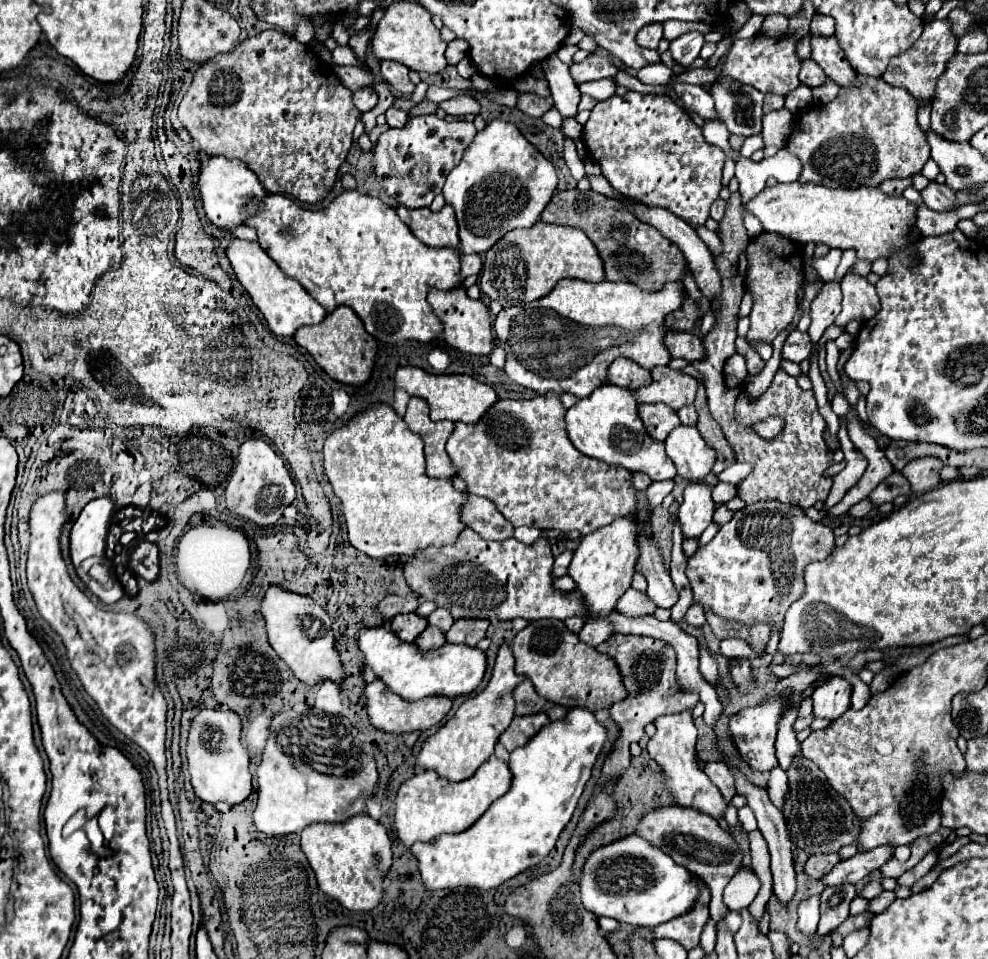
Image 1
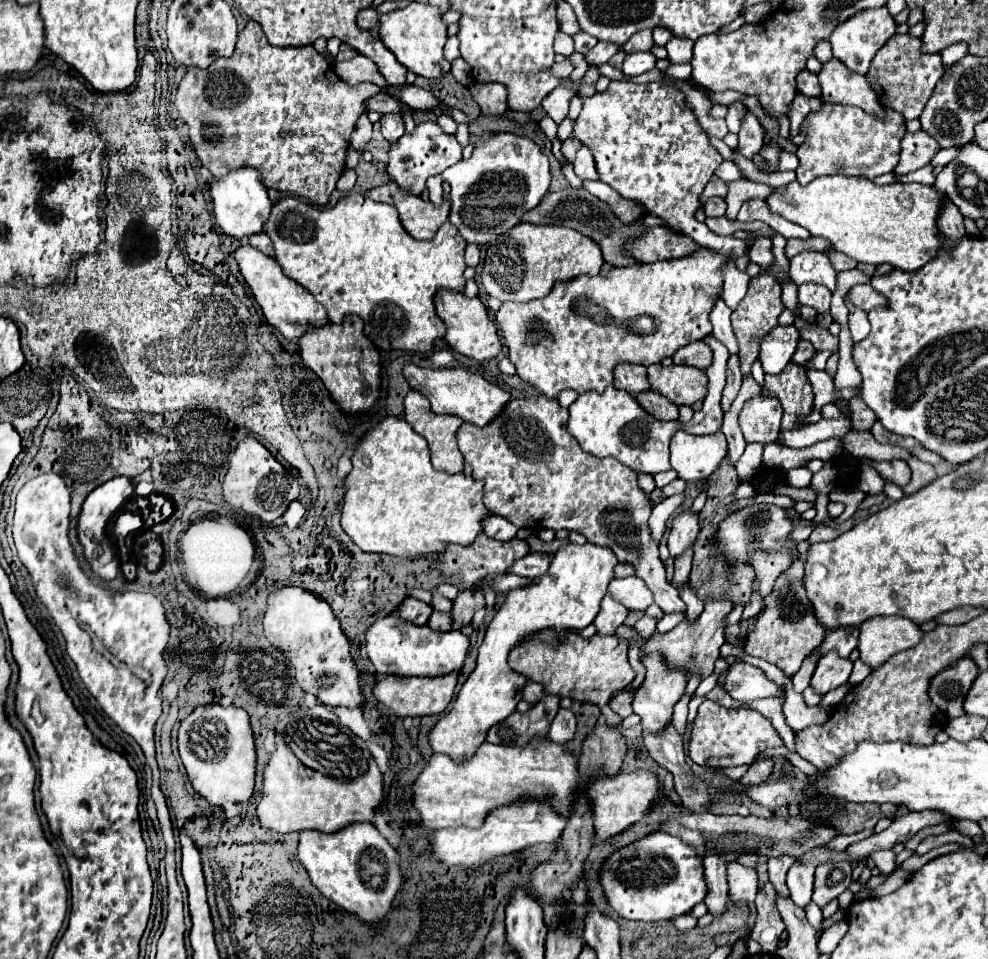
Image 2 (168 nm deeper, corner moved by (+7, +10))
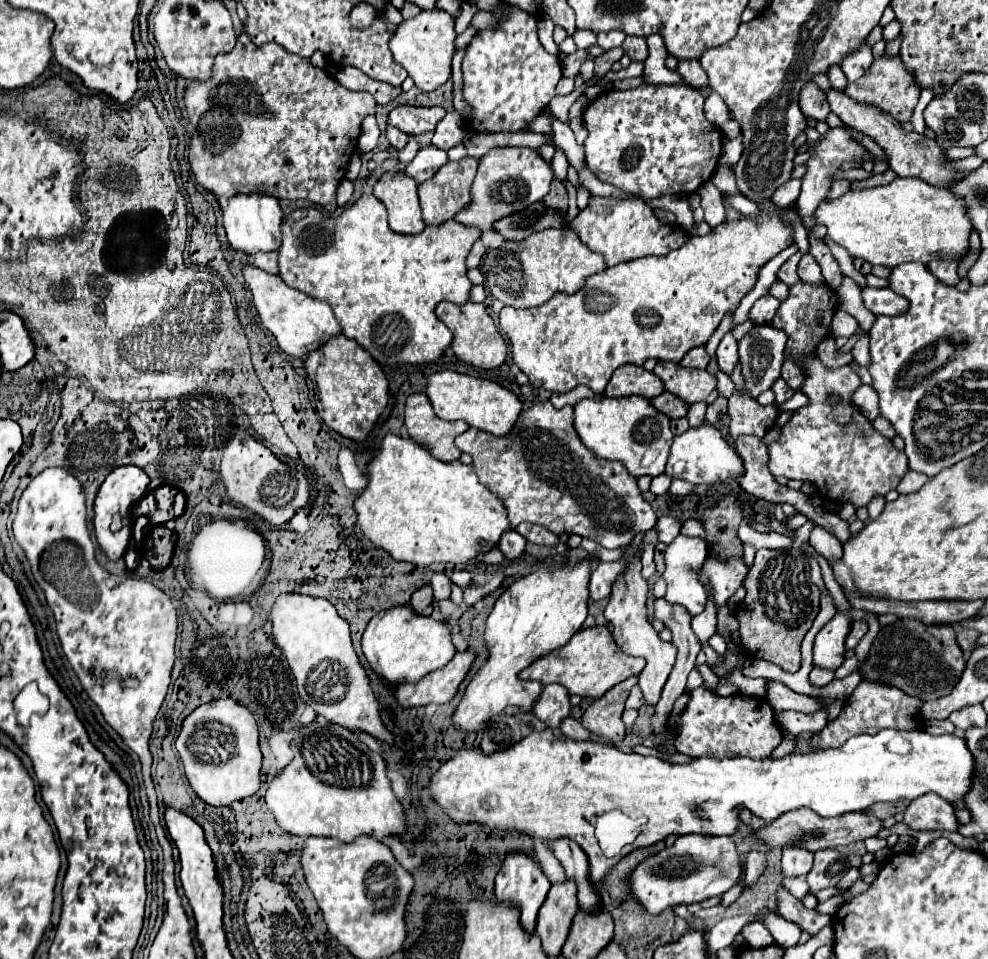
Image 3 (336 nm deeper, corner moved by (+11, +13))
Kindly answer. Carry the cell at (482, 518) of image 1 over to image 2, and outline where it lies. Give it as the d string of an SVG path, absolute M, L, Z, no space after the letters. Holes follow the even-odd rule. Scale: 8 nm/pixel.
M489 515L483 525L483 533L487 533L493 539L499 539L499 541L511 541L517 535L517 527L513 523L509 523L505 517Z

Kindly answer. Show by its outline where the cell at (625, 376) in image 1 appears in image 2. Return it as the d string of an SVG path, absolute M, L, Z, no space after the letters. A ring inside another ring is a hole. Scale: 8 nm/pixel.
M623 363L615 369L615 389L623 389L627 393L643 393L649 391L649 379L647 379L647 367L643 365L631 365L631 363Z

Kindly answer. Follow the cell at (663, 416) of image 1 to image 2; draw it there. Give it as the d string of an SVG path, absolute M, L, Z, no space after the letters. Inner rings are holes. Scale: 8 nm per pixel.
M647 391L647 393L639 393L637 395L639 405L643 405L643 409L647 409L647 413L651 413L657 419L677 419L679 417L679 407L675 403L671 403L667 397L663 397L657 391Z

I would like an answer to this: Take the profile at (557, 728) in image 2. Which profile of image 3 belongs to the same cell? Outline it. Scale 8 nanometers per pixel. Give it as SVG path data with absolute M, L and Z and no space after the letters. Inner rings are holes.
M573 718L561 720L559 732L561 732L565 738L573 738L573 740L589 740L587 730L581 726L581 722L577 722L577 720L573 720Z

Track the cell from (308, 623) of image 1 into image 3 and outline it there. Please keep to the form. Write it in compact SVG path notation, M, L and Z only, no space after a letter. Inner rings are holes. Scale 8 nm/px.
M281 594L271 610L273 638L285 654L293 670L299 696L311 704L317 714L329 722L349 730L363 730L383 742L393 742L393 736L381 724L379 704L369 686L369 678L353 650L349 624L337 614L335 606L325 598L305 594Z

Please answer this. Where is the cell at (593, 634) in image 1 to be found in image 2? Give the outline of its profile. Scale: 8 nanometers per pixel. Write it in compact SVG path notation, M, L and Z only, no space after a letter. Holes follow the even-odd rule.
M609 593L603 597L601 601L601 611L595 617L595 625L597 625L597 633L599 635L613 635L615 629L625 621L627 617L627 607L623 607L621 603L617 603Z

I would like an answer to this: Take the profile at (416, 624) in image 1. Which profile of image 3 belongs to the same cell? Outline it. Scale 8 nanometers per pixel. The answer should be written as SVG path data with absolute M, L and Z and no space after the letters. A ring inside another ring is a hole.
M429 584L423 586L423 588L419 588L419 590L411 596L411 608L413 608L415 614L419 614L419 616L429 616L429 614L433 612L431 602L433 602L433 590L431 590Z

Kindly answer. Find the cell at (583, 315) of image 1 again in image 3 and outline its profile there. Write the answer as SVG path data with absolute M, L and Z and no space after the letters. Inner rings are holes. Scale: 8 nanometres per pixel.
M759 210L759 216L757 218L747 218L747 216L741 216L741 220L727 220L723 222L721 226L713 228L711 234L707 236L691 236L689 242L677 250L673 250L671 254L667 256L647 256L647 258L639 258L639 260L631 260L631 262L623 262L623 264L617 264L613 268L607 268L595 276L589 276L585 286L579 288L575 294L555 294L551 300L547 300L543 306L537 306L537 308L511 308L511 306L505 306L499 314L499 326L503 330L503 334L507 334L509 342L511 342L511 356L513 356L513 362L519 366L521 372L527 374L529 382L537 388L545 388L549 392L569 392L573 390L575 386L579 384L585 384L589 386L595 394L603 394L607 382L611 380L611 374L623 366L623 364L635 364L635 366L643 366L645 360L649 358L657 358L657 360L669 360L669 362L679 362L685 352L693 346L701 346L709 340L709 336L715 332L715 328L719 326L721 318L725 316L725 312L729 310L735 310L739 306L739 300L753 288L755 284L755 278L757 278L757 272L761 270L763 264L767 264L775 254L779 254L783 248L787 248L789 244L793 242L793 230L789 226L785 226L779 216L771 216L767 214L765 210Z

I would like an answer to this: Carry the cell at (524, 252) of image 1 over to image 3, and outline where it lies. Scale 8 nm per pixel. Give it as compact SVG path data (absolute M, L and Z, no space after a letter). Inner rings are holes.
M547 228L523 238L523 242L503 242L501 248L489 250L481 264L485 286L491 296L513 308L539 306L547 302L555 292L573 294L585 284L589 276L605 268L607 266L603 262L603 256L587 250L587 246L579 242L577 234L571 228Z

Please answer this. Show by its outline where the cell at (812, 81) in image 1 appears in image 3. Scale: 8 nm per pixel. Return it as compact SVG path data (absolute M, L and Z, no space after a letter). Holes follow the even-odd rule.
M807 82L807 86L803 86L799 96L799 106L805 116L811 116L815 120L825 120L827 114L831 112L827 96L815 82Z

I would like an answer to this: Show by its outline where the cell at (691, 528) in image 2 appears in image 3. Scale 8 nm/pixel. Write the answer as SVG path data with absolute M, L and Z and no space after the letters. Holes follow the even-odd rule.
M679 534L665 550L663 580L667 582L667 598L671 604L685 606L693 616L701 614L705 608L705 602L707 602L707 594L705 594L703 586L699 584L699 570L703 568L705 558L707 558L707 544L703 538Z

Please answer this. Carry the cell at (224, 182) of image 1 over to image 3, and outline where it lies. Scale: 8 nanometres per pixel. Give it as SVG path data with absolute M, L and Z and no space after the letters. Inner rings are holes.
M235 194L235 198L229 198L223 204L223 228L227 232L227 240L235 250L241 250L245 254L255 254L259 250L277 250L281 242L281 218L283 212L277 198L271 198L267 194Z

